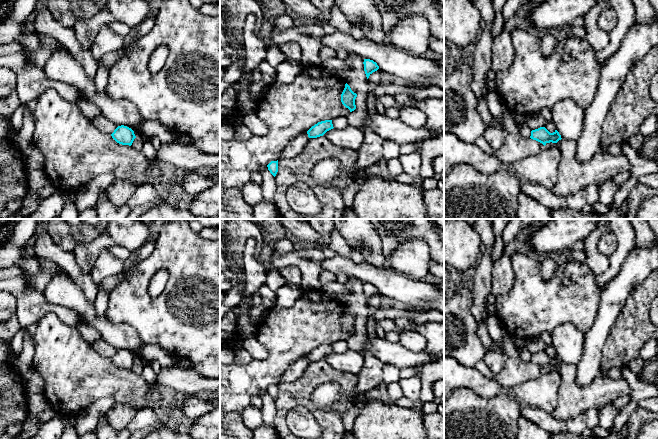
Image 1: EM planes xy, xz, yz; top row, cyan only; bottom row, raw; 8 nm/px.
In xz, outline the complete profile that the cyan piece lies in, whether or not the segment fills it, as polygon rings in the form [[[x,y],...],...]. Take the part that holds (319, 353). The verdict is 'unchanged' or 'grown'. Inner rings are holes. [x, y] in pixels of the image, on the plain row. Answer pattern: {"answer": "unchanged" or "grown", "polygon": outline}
{"answer": "unchanged", "polygon": [[[325,344],[318,346],[314,350],[312,350],[308,355],[309,362],[317,362],[323,360],[327,355],[333,353],[332,344]]]}

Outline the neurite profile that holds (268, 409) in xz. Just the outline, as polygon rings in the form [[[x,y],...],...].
[[[267,390],[263,391],[260,397],[262,398],[263,402],[261,408],[262,421],[266,425],[273,426],[277,412],[275,401],[270,397]]]

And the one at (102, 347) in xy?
[[[101,338],[94,341],[91,345],[100,355],[107,358],[112,358],[117,352],[116,348],[114,348]]]

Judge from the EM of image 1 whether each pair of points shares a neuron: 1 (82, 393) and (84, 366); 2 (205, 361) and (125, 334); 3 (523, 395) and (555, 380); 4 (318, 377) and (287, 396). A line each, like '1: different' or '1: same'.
1: same
2: different
3: same
4: same

